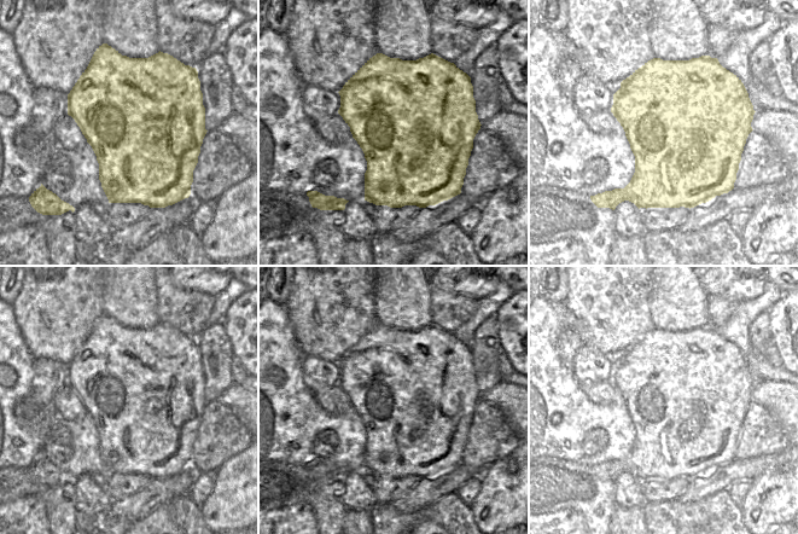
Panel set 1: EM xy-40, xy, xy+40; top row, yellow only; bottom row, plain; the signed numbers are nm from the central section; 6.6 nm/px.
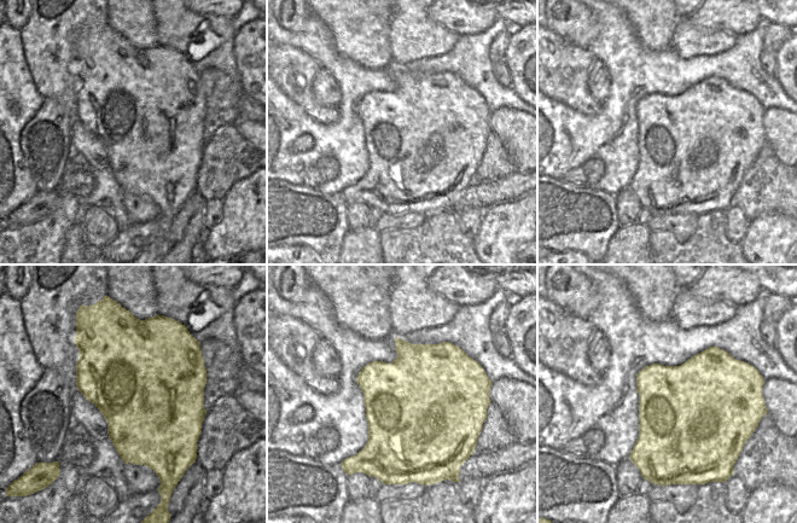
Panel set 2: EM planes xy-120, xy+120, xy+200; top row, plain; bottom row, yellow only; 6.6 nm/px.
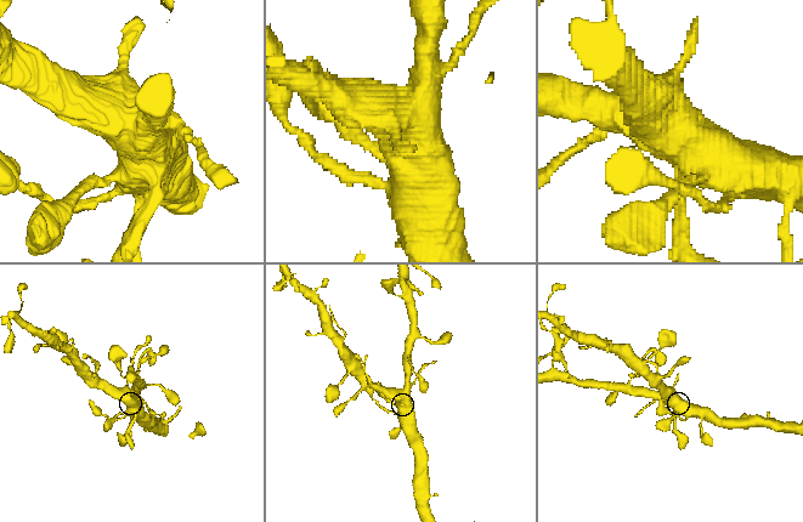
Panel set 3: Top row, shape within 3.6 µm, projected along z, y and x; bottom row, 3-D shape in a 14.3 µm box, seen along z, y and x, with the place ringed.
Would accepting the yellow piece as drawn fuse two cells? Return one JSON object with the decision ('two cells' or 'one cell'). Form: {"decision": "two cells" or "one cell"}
{"decision": "one cell"}

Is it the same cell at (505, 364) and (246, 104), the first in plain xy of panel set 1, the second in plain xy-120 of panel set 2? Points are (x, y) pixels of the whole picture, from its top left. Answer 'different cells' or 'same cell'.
same cell

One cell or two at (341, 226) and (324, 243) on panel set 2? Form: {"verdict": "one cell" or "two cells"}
{"verdict": "one cell"}

